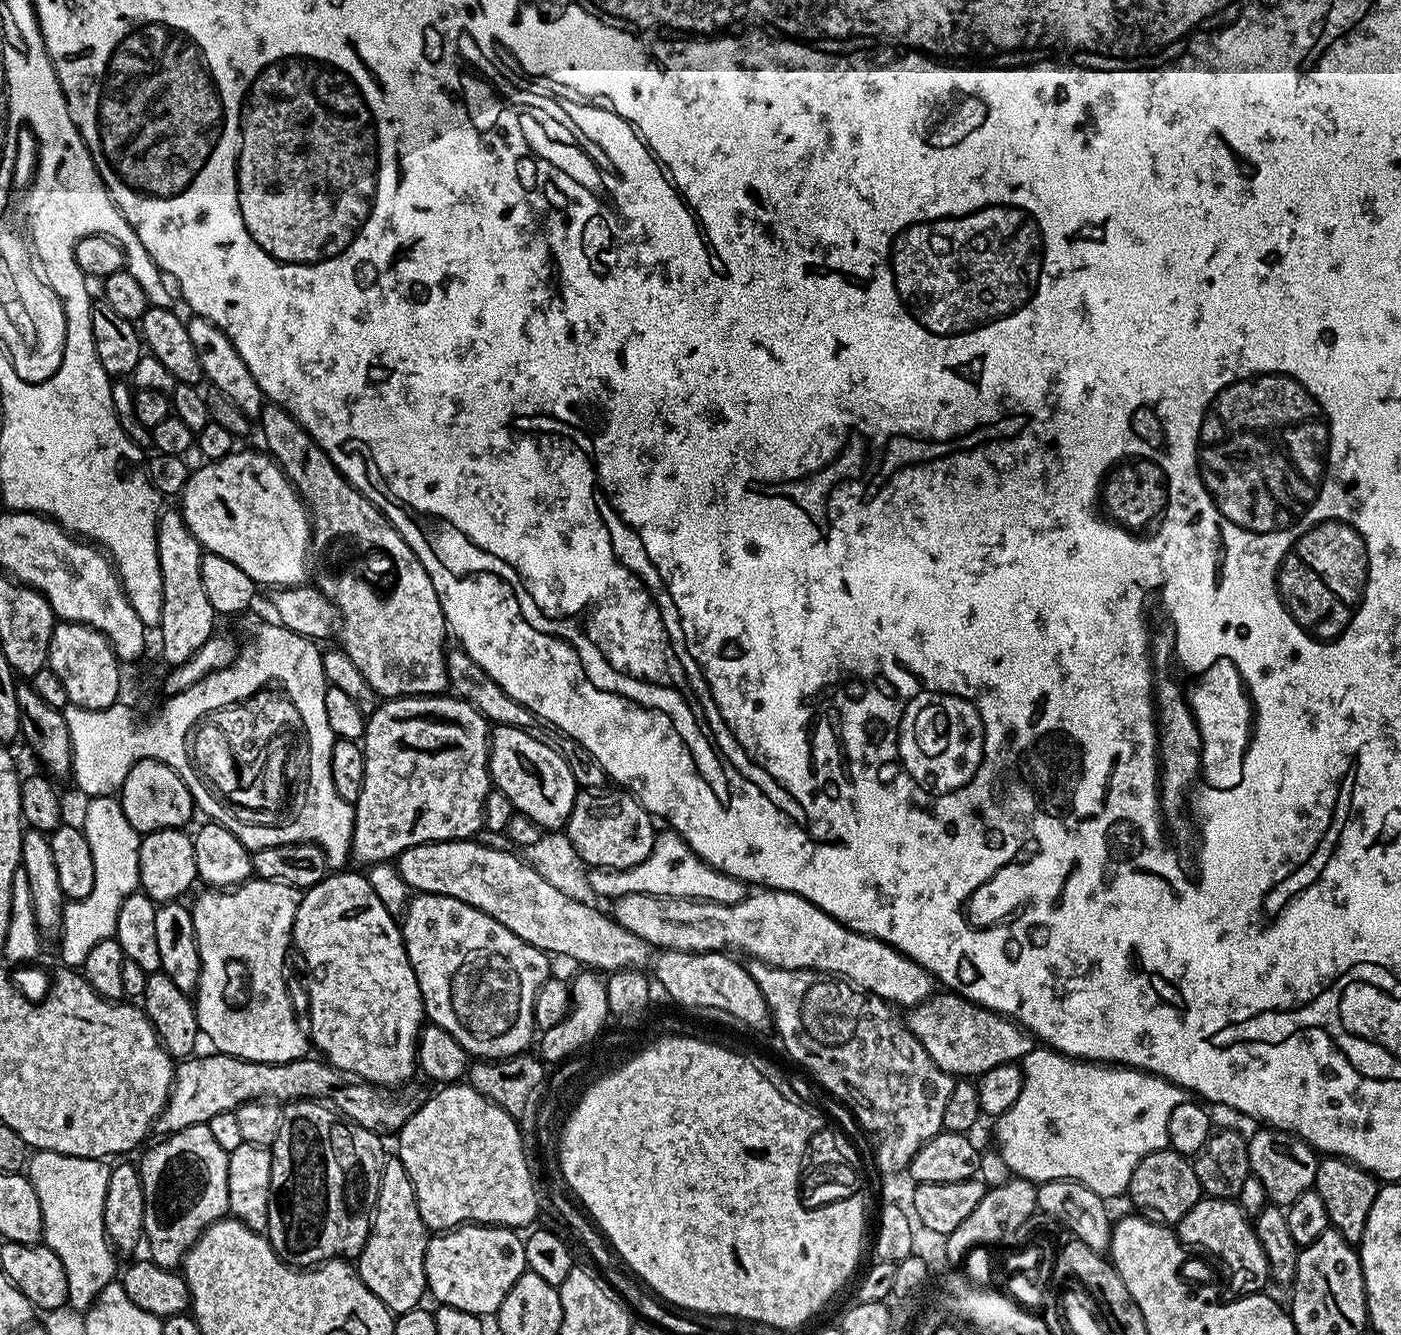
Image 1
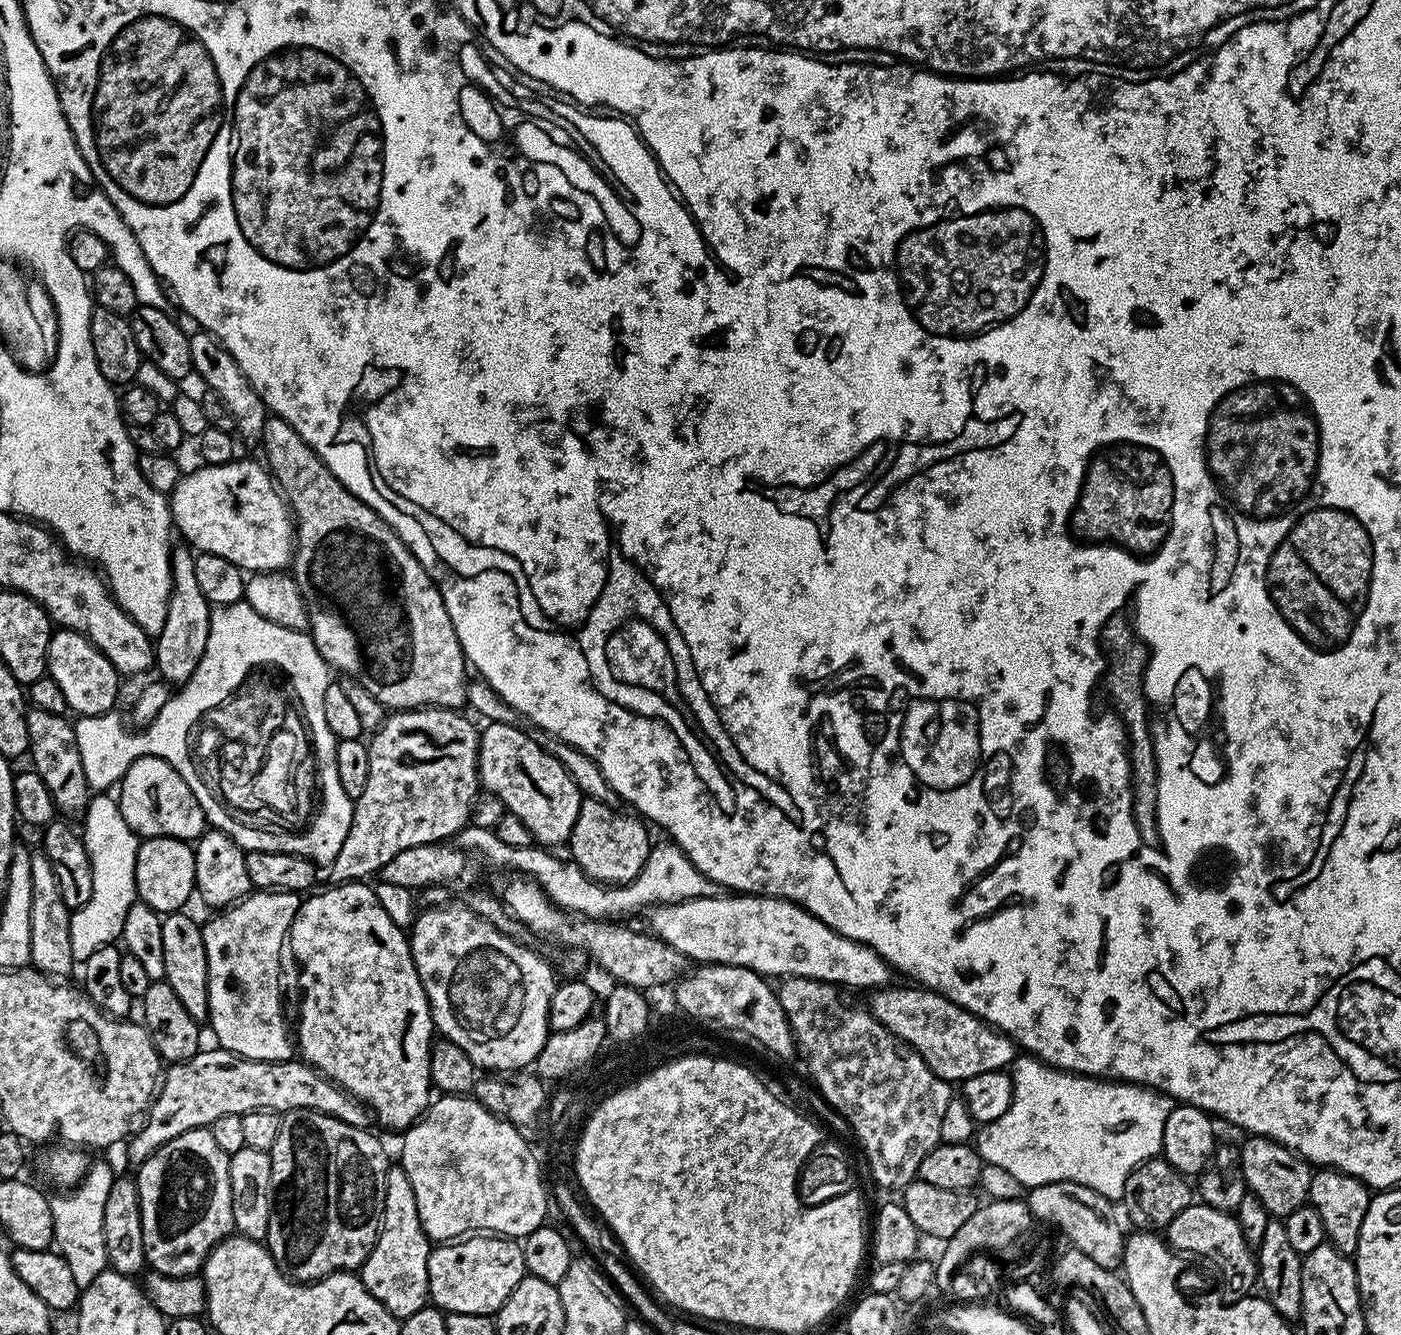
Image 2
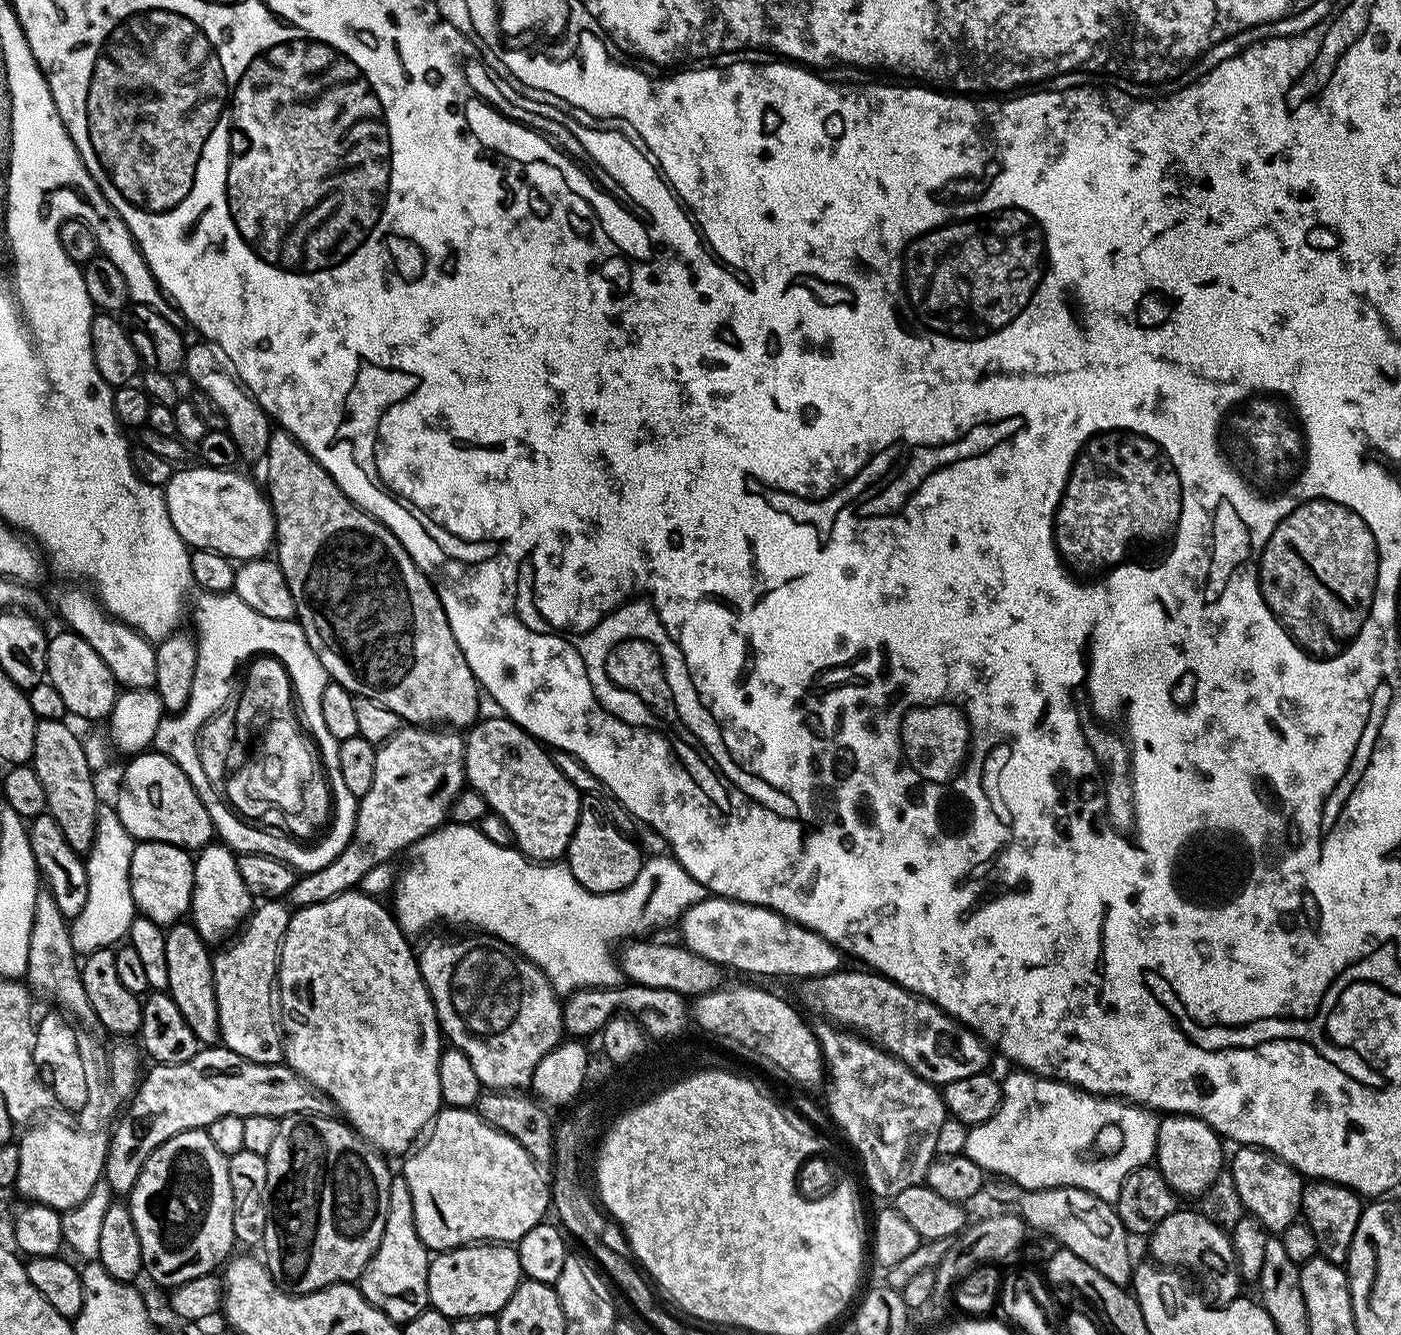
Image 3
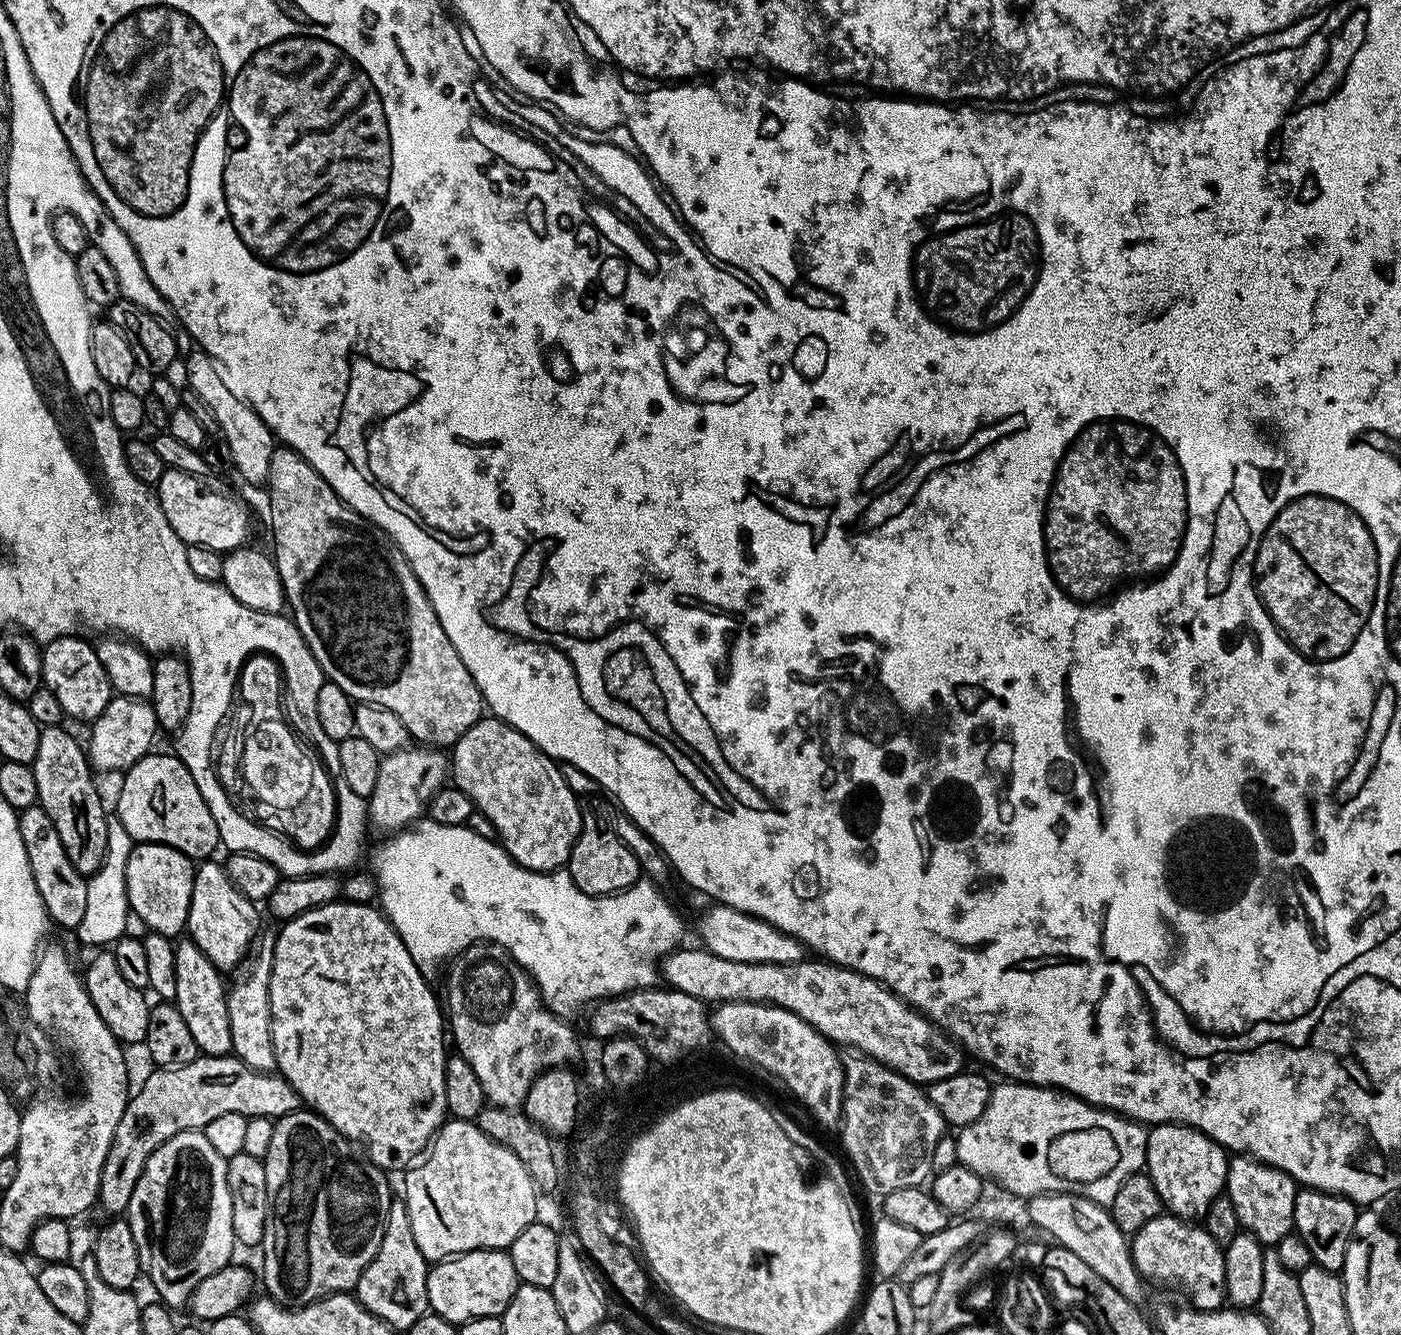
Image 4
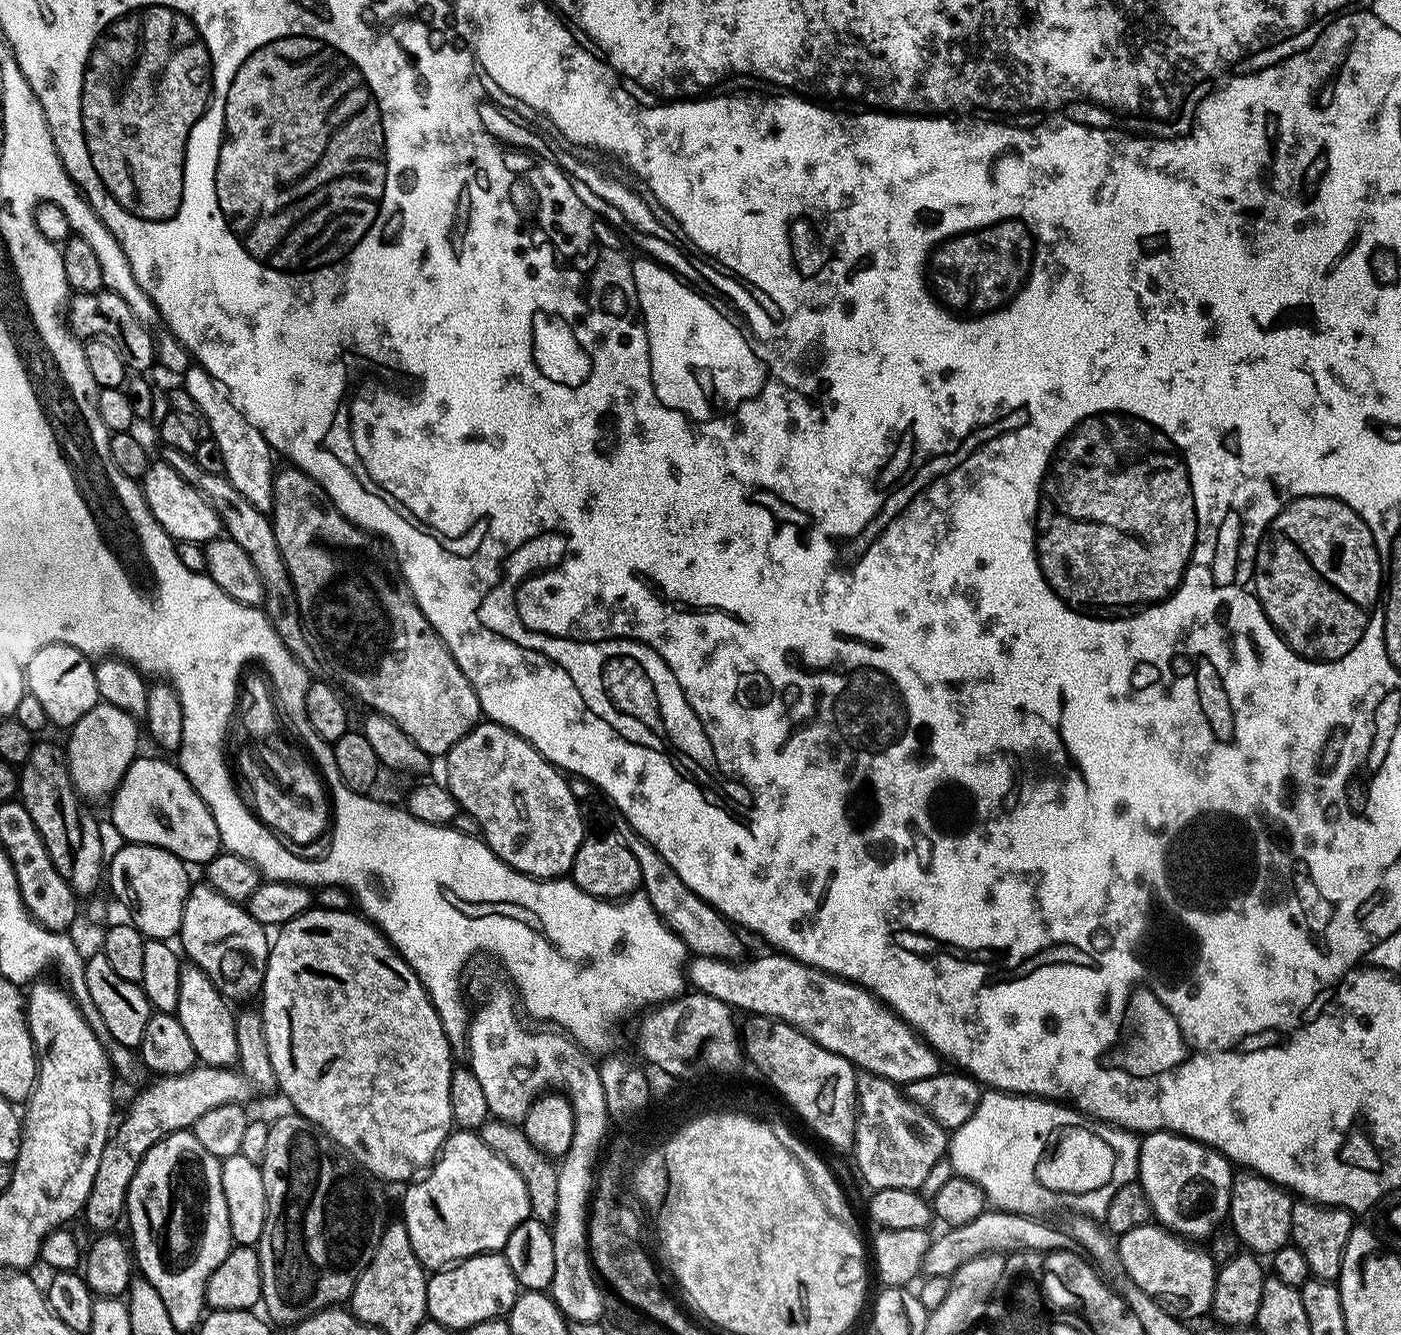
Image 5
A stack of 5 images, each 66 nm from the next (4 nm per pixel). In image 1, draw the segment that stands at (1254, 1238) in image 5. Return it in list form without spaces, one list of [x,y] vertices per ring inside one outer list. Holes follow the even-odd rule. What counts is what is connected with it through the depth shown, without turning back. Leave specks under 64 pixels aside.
[[[1267,1126],[1257,1129],[1253,1136],[1247,1137],[1251,1175],[1262,1182],[1269,1201],[1277,1206],[1287,1206],[1294,1202],[1294,1198],[1313,1191],[1321,1161],[1316,1149],[1293,1136],[1291,1132],[1281,1132]]]

